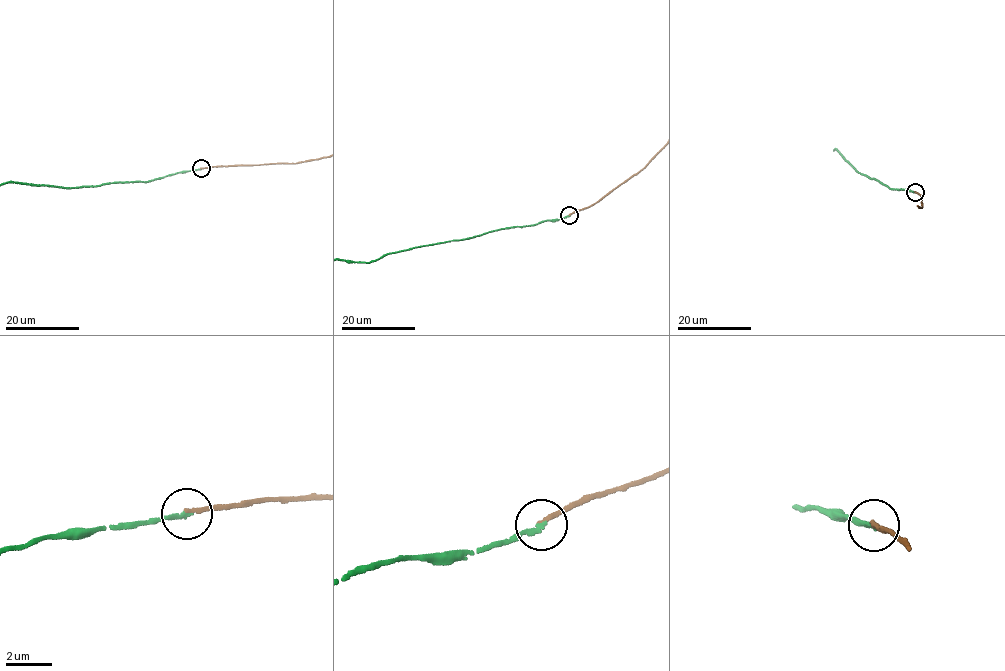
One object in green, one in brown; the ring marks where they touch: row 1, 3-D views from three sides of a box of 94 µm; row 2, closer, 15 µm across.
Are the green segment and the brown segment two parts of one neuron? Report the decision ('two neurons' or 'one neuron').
two neurons

